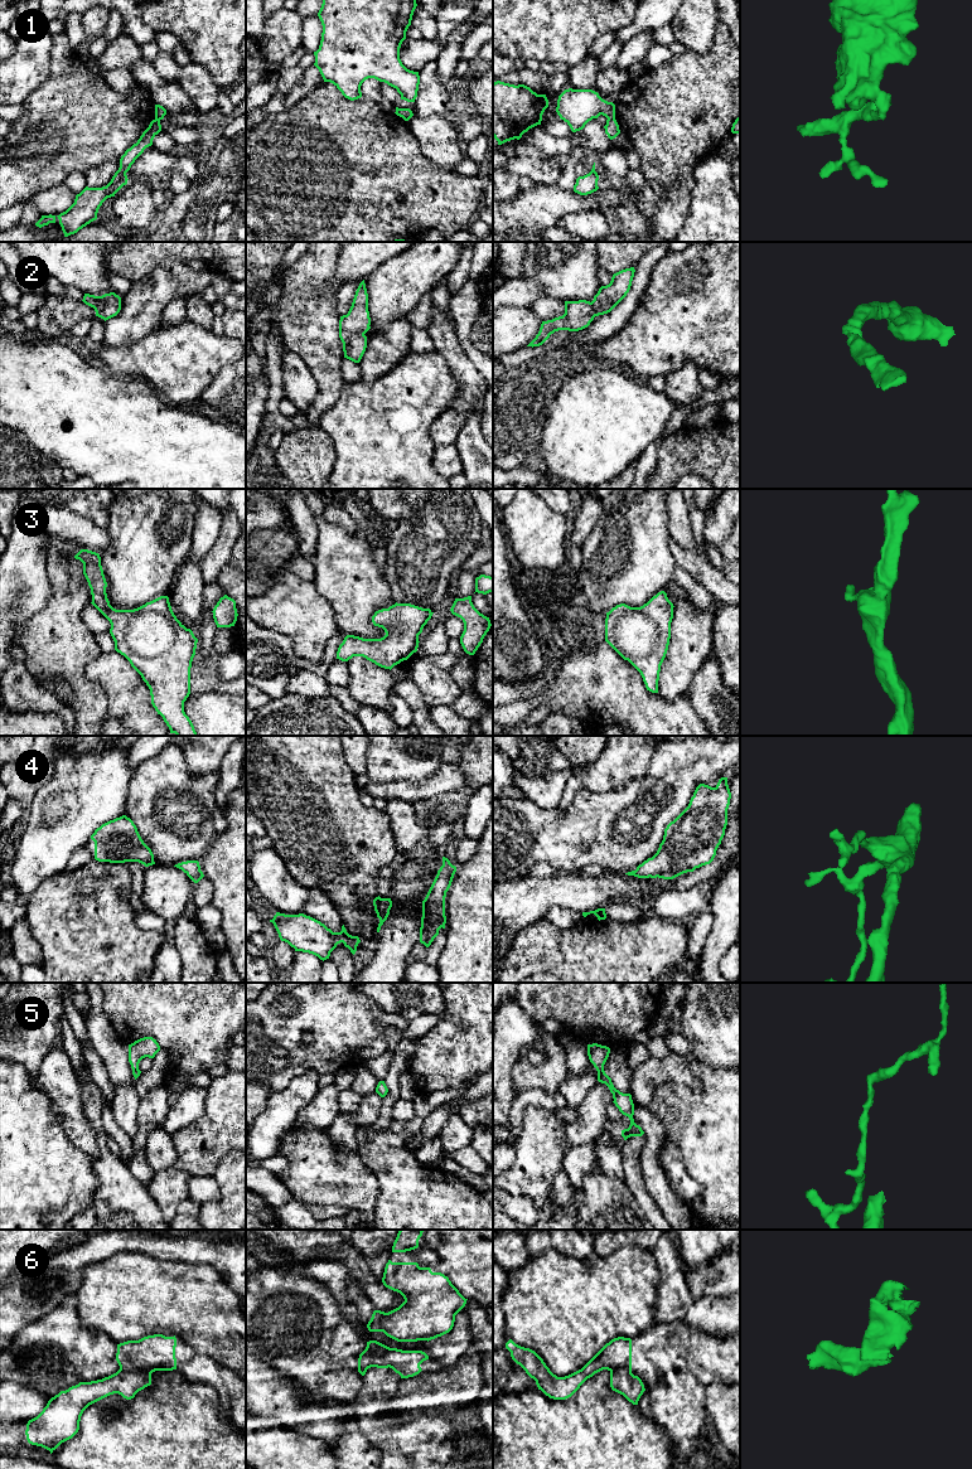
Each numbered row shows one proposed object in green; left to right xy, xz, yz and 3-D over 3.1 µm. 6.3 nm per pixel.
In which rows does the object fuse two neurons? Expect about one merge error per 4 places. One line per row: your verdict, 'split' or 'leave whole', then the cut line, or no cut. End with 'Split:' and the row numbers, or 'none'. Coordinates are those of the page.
1: split; cut yz (614, 116), (607, 117)
2: leave whole; cut none
3: leave whole; cut none
4: leave whole; cut none
5: leave whole; cut none
6: split; cut xy (175, 1365), (160, 1365), (136, 1371), (120, 1370)
Split: 1, 6

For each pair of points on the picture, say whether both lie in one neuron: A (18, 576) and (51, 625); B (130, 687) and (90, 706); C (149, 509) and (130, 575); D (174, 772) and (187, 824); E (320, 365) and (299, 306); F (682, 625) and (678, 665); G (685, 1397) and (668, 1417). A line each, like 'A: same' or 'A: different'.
A: different
B: different
C: same
D: same
E: same
F: same
G: same

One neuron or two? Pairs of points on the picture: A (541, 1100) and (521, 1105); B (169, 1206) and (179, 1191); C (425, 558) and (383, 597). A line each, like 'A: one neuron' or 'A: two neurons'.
A: one neuron
B: one neuron
C: two neurons

